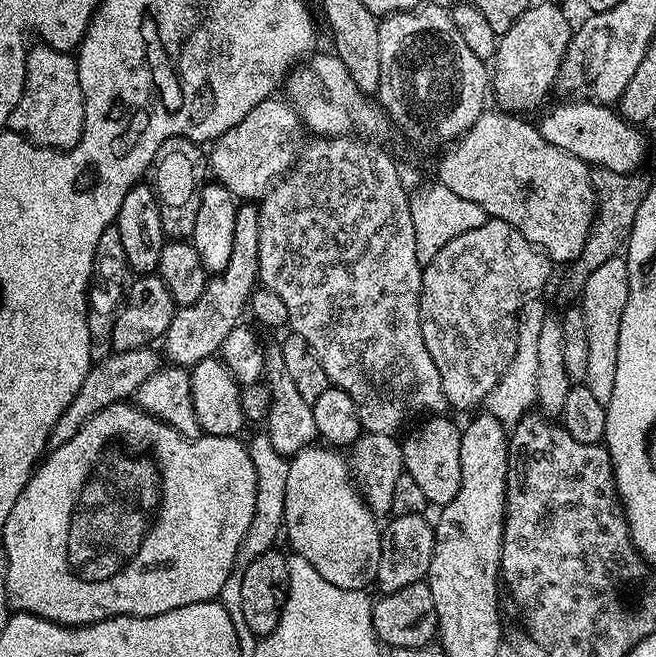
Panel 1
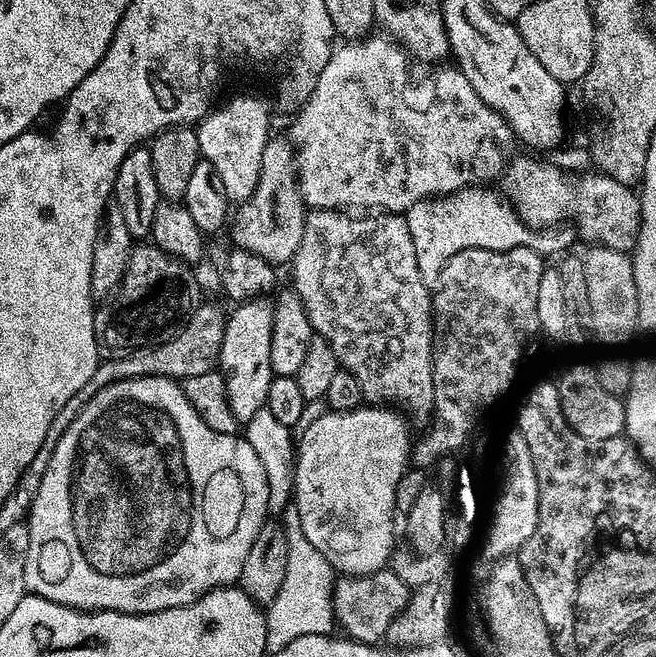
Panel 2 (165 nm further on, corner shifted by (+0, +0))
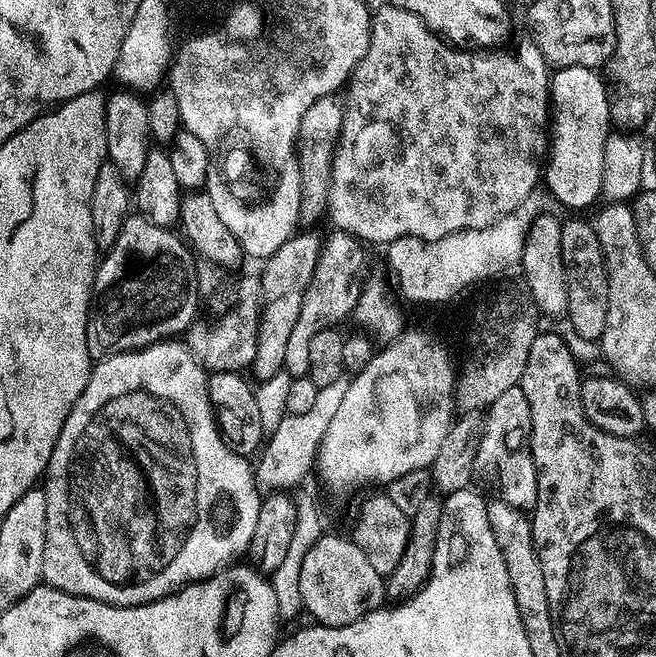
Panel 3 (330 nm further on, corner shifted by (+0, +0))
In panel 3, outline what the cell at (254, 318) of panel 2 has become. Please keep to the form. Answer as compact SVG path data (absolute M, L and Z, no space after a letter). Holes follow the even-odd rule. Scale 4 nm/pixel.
M316 230L297 231L279 250L263 261L264 272L259 273L262 307L258 346L254 350L250 369L251 375L256 375L257 381L274 378L274 374L284 371L286 342L294 331L294 322L298 322L298 310L302 310L302 294L306 294L306 286L310 286L314 266L318 266L320 257L322 236L312 231Z

